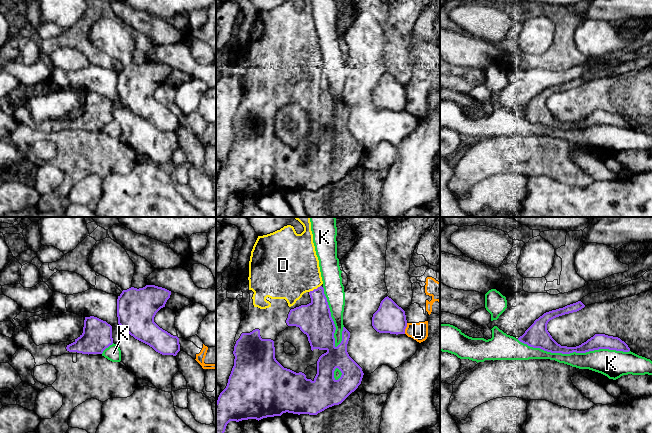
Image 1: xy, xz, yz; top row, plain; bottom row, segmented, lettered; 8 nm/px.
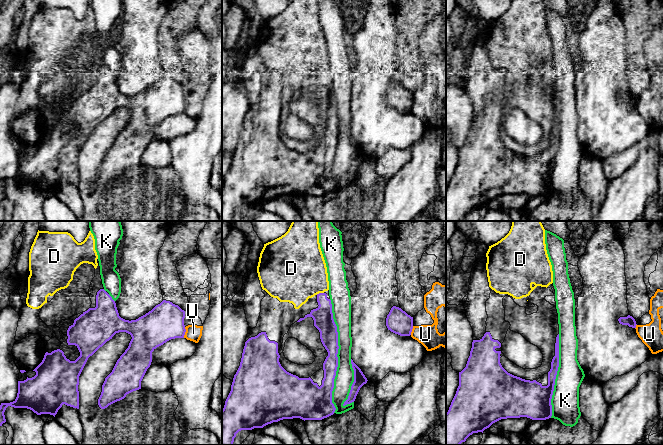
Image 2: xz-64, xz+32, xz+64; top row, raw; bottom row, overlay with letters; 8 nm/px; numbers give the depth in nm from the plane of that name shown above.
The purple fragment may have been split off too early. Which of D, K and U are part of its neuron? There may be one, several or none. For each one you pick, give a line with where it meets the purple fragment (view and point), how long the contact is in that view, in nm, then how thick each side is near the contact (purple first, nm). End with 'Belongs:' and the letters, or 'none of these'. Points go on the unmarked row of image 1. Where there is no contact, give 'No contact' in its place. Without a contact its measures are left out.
D: Touches purple at xz (314, 65). Shared border 110 nm. Thickness 280 nm (purple) against 440 nm
Belongs: D

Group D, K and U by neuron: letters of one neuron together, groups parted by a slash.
D / K / U

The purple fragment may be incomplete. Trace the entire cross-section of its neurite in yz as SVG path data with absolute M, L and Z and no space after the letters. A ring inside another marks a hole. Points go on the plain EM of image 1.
M578 77L563 84L546 88L536 95L534 99L525 107L525 109L518 114L518 116L530 123L540 124L551 129L586 129L599 125L609 125L623 128L630 127L628 121L620 114L605 110L595 110L586 118L576 123L567 123L558 120L547 106L548 98L556 93L577 88L584 83L585 81L581 77Z

